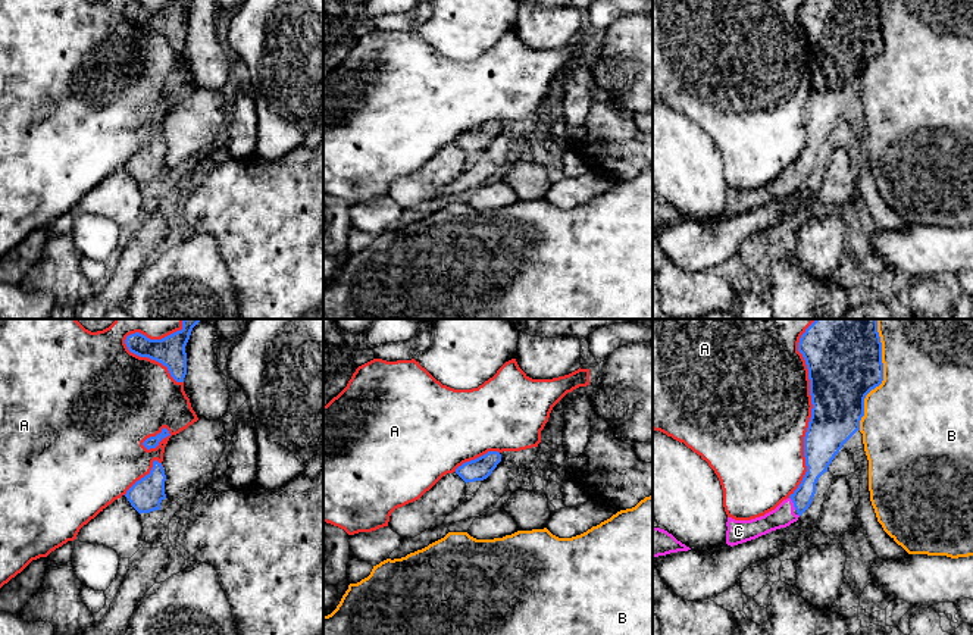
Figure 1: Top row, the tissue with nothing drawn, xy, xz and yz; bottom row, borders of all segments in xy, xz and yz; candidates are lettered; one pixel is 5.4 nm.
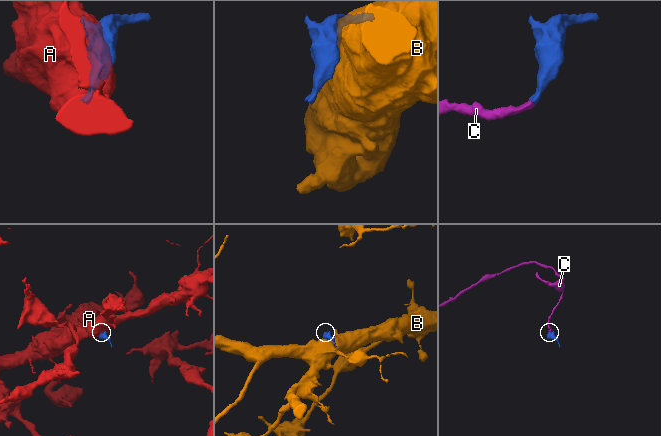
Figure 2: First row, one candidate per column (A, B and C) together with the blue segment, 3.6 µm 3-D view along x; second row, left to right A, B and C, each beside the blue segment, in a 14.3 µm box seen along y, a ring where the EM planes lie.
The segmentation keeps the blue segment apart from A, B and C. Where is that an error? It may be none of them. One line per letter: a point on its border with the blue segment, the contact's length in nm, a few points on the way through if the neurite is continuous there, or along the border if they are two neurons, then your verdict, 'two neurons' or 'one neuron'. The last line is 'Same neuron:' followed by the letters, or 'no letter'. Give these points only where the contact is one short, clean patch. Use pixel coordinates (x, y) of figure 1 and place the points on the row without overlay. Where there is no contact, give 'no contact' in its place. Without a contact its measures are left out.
A: meets blue in yz at (812, 84); contact 900 nm long; two neurons
B: meets blue in yz at (882, 50); contact 550 nm long; two neurons
C: meets blue in yz at (792, 172); contact 80 nm long; runs through yz (817, 134), (807, 158), (792, 172), (782, 187); one neuron
Same neuron: C

